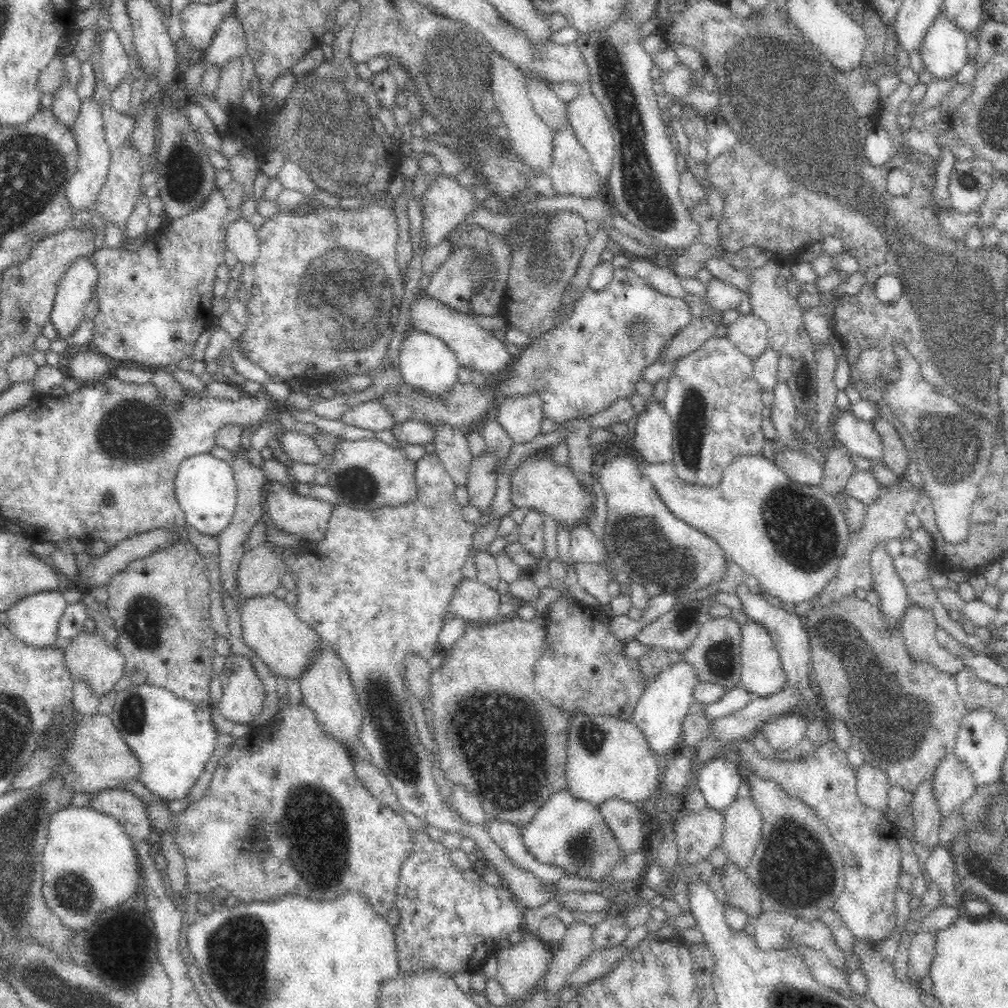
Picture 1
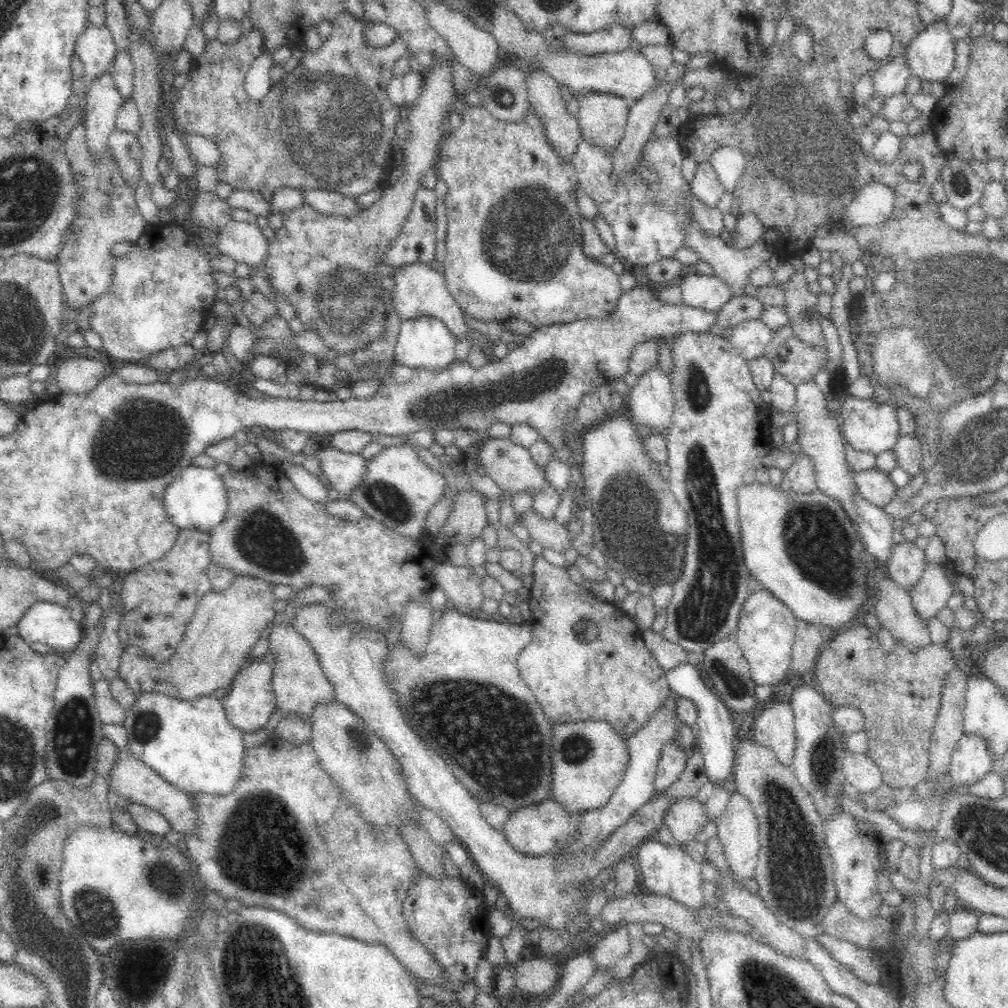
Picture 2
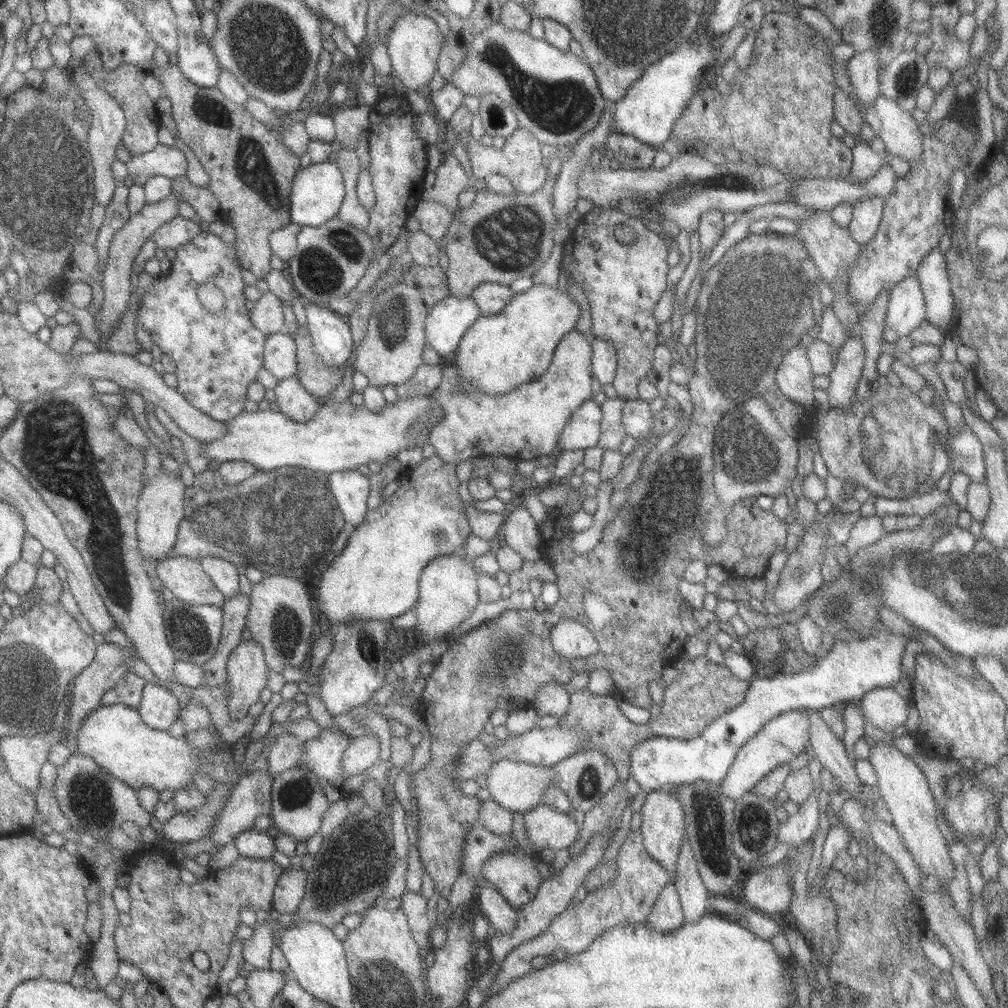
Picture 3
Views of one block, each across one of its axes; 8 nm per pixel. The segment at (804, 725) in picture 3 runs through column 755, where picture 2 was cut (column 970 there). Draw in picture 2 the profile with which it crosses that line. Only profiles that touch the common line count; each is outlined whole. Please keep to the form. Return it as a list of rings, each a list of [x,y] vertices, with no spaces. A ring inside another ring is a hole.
[[[965,734],[951,756],[949,772],[953,785],[971,783],[998,771],[996,753],[980,734]]]

